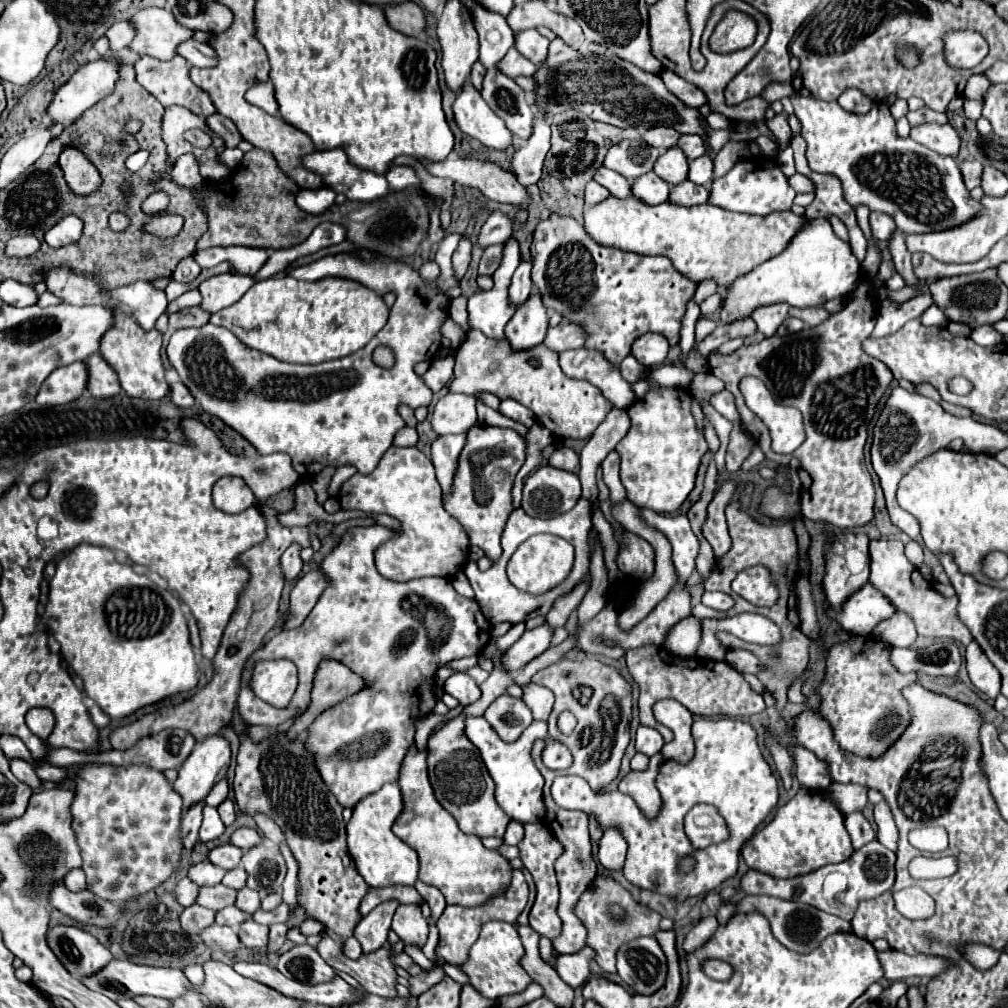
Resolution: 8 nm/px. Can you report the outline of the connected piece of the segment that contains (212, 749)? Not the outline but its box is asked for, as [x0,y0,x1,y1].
[174,733,230,809]

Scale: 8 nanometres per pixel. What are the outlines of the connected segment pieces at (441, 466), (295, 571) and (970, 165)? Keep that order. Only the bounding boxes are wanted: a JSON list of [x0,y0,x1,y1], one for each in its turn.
[[432,433,466,493],[282,545,302,581],[958,161,982,191]]

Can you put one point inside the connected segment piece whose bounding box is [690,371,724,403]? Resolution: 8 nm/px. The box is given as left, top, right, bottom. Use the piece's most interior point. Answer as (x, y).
(704, 384)

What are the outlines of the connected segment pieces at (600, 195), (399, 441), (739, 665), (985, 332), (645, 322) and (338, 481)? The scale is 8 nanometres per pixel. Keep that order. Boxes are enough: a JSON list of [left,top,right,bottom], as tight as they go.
[[584,181,610,207],[394,427,418,447],[724,649,760,673],[970,325,1002,347],[530,217,696,367],[327,465,357,498]]

